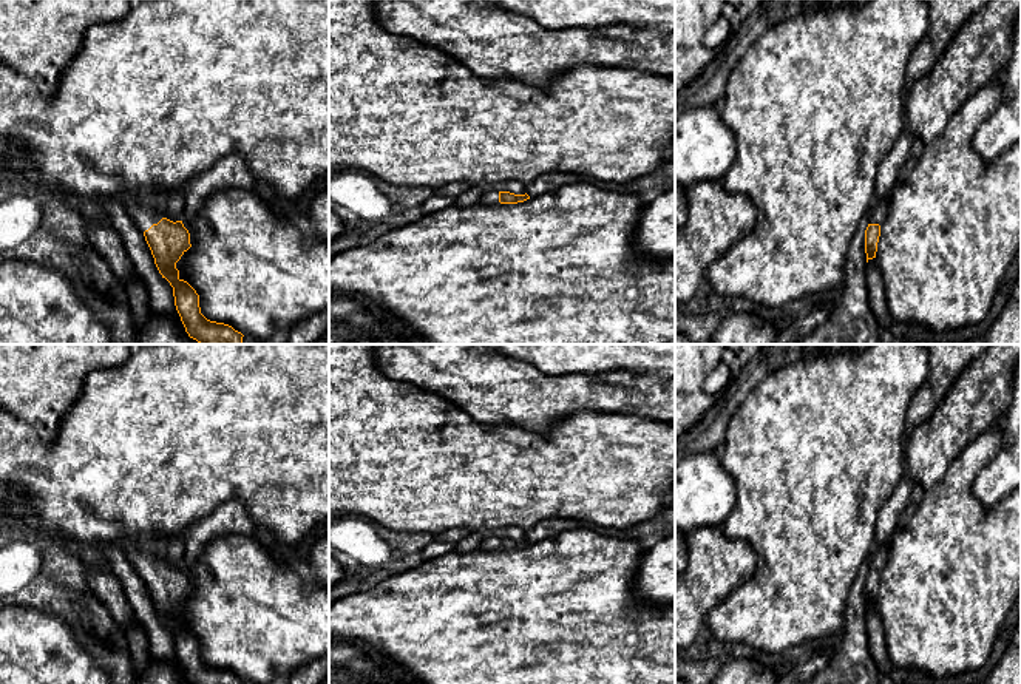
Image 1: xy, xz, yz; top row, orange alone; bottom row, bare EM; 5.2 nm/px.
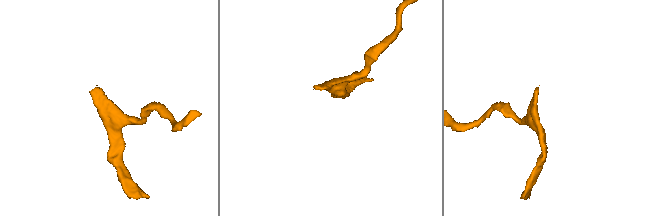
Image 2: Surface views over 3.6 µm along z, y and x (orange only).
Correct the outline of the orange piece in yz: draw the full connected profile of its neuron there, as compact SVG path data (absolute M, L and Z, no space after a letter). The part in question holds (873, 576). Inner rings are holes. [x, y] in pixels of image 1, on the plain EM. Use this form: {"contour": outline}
{"contour": "M882 545L871 551L868 557L868 573L865 576L865 599L867 599L867 608L873 604L876 604L877 598L877 588L880 582L880 570L885 565L888 556L888 545Z"}

